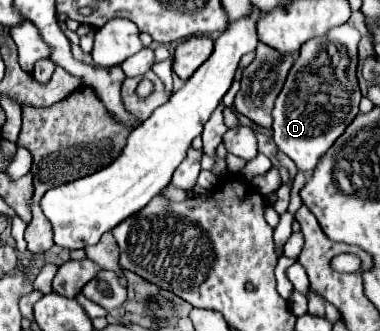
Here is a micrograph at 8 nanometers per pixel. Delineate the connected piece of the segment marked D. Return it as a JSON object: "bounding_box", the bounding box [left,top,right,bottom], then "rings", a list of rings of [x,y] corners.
{"bounding_box":[273,24,361,174],"rings":[[[351,24],[331,28],[325,36],[307,40],[301,46],[301,54],[289,70],[287,82],[273,108],[273,140],[277,148],[287,154],[299,170],[311,174],[319,158],[331,148],[331,144],[345,132],[351,120],[359,112],[361,90],[357,84],[357,44],[361,40],[359,30]]]}

